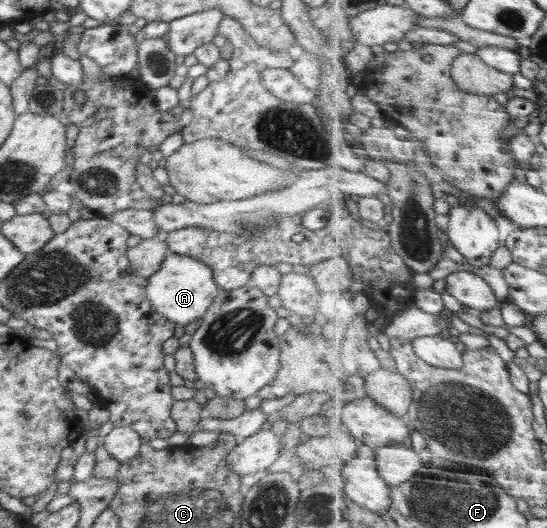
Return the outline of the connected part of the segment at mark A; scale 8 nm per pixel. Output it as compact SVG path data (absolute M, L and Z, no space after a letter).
M173 252L165 257L159 270L148 278L146 286L146 295L153 308L162 317L184 327L200 318L219 292L222 290L214 281L209 266L197 259Z

